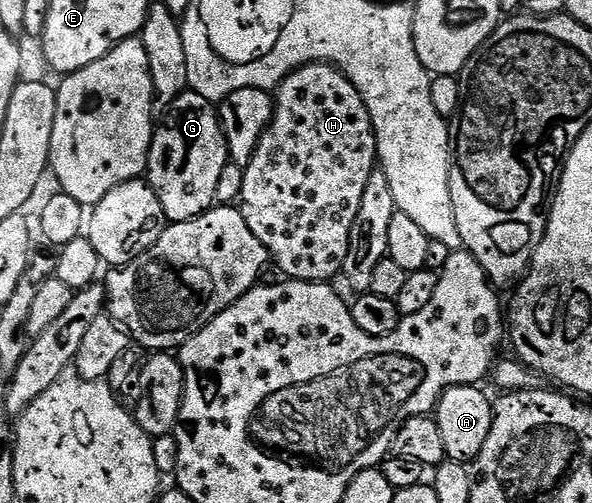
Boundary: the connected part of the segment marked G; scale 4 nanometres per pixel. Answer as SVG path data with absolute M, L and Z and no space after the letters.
M184 89L176 94L172 102L164 107L165 119L156 123L153 139L149 145L149 159L145 165L145 174L149 187L159 196L159 204L163 208L166 219L170 223L186 222L210 209L215 202L215 187L219 184L219 176L225 165L231 161L229 146L225 142L225 134L221 131L221 119L214 103L208 102L191 89Z

